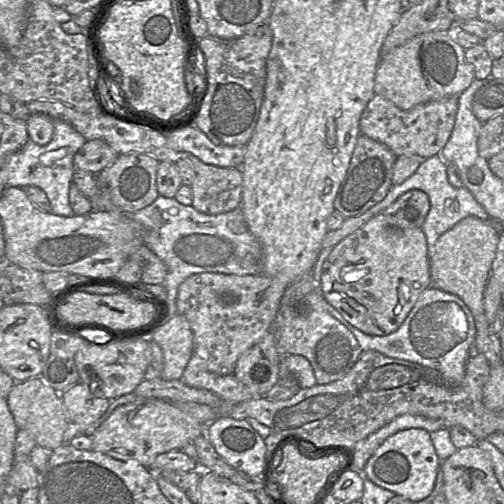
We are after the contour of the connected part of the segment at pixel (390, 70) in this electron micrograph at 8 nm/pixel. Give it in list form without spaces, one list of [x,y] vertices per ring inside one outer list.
[[[435,31],[417,35],[383,55],[375,72],[374,91],[408,110],[431,100],[459,96],[474,79],[474,68],[466,61],[465,49],[455,41],[452,31]]]

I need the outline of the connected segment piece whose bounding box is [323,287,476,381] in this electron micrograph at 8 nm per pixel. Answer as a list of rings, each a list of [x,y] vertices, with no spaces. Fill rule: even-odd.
[[[432,287],[425,289],[403,324],[386,336],[365,334],[352,326],[326,300],[323,301],[323,306],[331,316],[353,333],[362,351],[374,350],[390,358],[417,363],[435,369],[453,381],[464,379],[466,364],[471,357],[471,346],[476,337],[476,325],[471,310],[458,296]],[[395,341],[402,343],[401,349],[394,348]]]

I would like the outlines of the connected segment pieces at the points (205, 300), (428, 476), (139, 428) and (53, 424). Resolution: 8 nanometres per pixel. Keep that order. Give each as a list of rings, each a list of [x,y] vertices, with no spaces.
[[[199,273],[185,279],[178,288],[176,311],[186,318],[193,333],[194,353],[207,363],[208,370],[217,375],[234,373],[240,355],[256,344],[273,328],[281,298],[288,285],[277,278],[264,275],[234,275],[223,273]]]
[[[421,428],[398,431],[389,436],[367,461],[362,474],[374,484],[411,501],[420,501],[433,491],[440,460],[430,438]]]
[[[147,399],[143,404],[117,407],[91,436],[92,450],[122,461],[135,460],[150,468],[159,454],[193,443],[197,436],[205,433],[205,427],[169,401]]]
[[[42,378],[16,382],[8,395],[8,407],[18,429],[29,431],[37,445],[51,450],[64,444],[67,428],[67,413],[61,394],[46,384]]]

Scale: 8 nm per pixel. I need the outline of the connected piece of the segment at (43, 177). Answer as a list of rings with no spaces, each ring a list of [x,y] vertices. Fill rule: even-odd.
[[[55,120],[55,128],[51,141],[45,145],[46,154],[41,156],[41,159],[37,160],[35,165],[34,174],[21,173],[23,168],[17,168],[15,174],[19,174],[18,177],[12,177],[7,179],[7,187],[24,187],[24,186],[36,186],[42,189],[51,206],[51,213],[63,216],[74,216],[74,212],[69,203],[69,190],[72,183],[74,170],[74,156],[78,150],[85,144],[86,139],[77,132],[69,123],[62,120]]]

